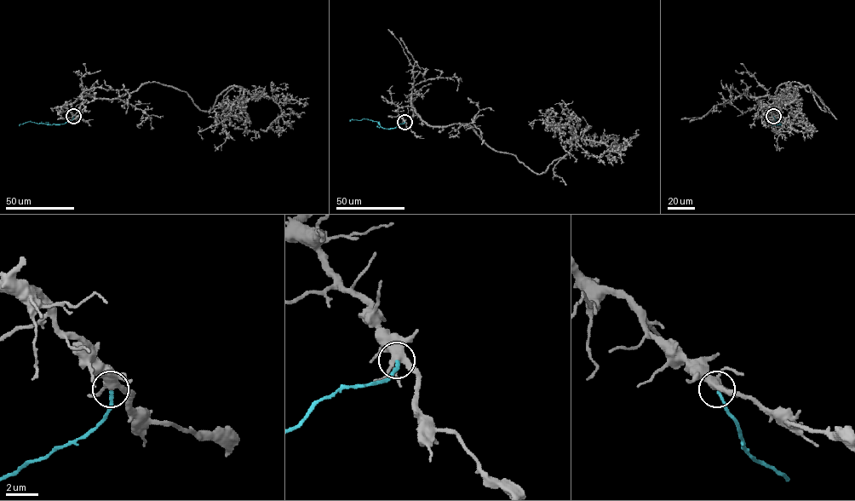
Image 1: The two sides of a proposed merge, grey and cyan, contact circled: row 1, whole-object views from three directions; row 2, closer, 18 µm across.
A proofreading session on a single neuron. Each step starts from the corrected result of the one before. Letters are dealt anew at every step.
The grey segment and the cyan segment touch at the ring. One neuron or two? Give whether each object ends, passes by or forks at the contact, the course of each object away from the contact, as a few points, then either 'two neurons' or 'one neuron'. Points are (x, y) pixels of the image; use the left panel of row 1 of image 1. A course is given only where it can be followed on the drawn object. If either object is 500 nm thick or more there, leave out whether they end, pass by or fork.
grey forks; cyan ends; course grey (73, 116), (65, 106), (83, 96), (116, 99), (147, 83), (185, 91), (204, 111), (239, 87), (216, 148); course cyan (73, 116), (65, 123), (49, 125), (28, 121), (19, 126); two neurons

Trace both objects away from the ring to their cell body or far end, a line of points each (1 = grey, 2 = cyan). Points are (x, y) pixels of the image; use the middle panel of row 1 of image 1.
1: (404, 122), (396, 110), (410, 106), (428, 124), (466, 123), (538, 174), (574, 135), (566, 124), (547, 131)
2: (404, 122), (389, 129), (382, 128), (377, 122), (370, 119), (350, 121)

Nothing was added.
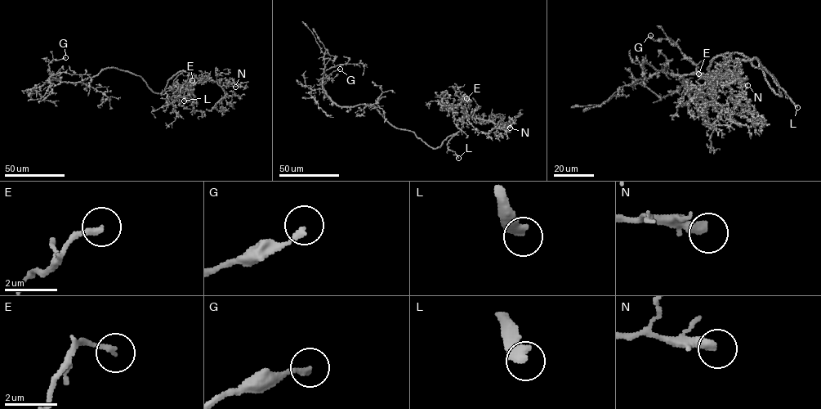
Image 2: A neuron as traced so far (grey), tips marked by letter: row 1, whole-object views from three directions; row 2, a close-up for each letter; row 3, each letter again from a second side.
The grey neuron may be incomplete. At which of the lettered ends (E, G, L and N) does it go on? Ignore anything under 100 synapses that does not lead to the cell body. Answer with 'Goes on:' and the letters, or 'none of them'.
Goes on: L

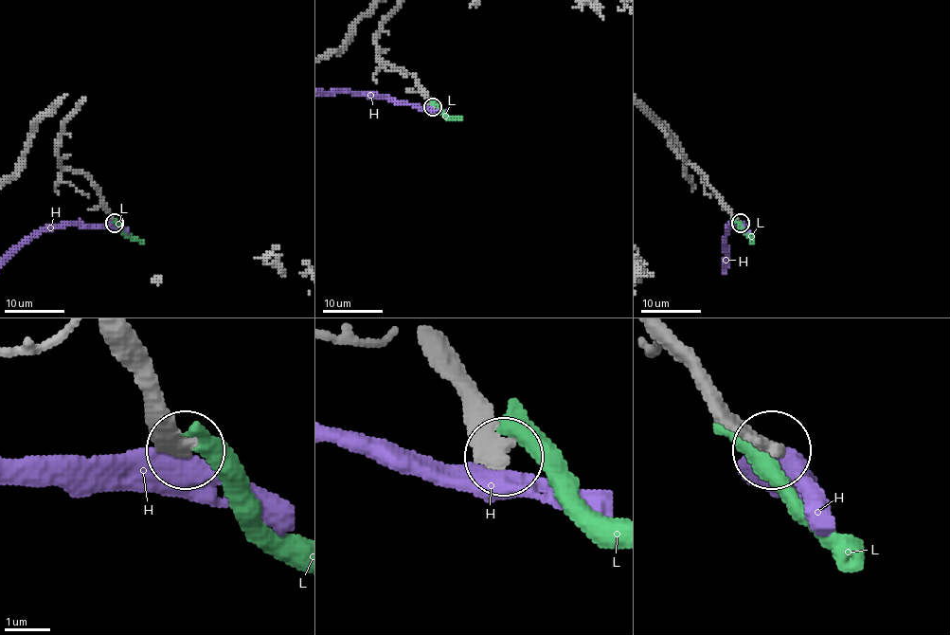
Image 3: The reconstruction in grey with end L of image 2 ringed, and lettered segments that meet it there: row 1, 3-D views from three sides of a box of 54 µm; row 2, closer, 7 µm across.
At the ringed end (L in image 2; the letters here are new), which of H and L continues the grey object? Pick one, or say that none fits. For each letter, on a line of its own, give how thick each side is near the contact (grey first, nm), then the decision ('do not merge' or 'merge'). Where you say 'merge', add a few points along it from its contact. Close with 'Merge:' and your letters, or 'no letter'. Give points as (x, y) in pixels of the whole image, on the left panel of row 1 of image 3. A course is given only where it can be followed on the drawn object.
H: 400 nm thick on the grey side, 480 nm on the other; do not merge
L: 500 nm thick on the grey side, 440 nm on the other; do not merge
Merge: no letter

